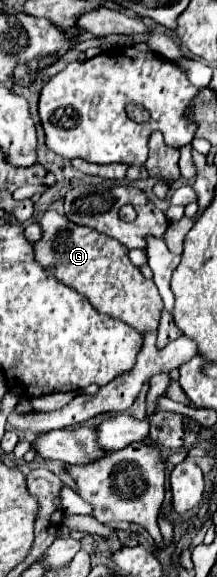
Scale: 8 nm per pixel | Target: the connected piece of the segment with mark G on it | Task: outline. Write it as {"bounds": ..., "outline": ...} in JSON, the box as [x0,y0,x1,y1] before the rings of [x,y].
{"bounds":[35,211,163,333],"outline":[[[47,211],[41,217],[43,237],[35,243],[37,261],[53,271],[57,279],[85,295],[99,313],[113,315],[135,327],[139,333],[159,327],[163,303],[159,291],[151,279],[145,279],[141,271],[129,261],[127,247],[117,239],[107,237],[91,227],[81,227],[61,217],[57,211]]]}

